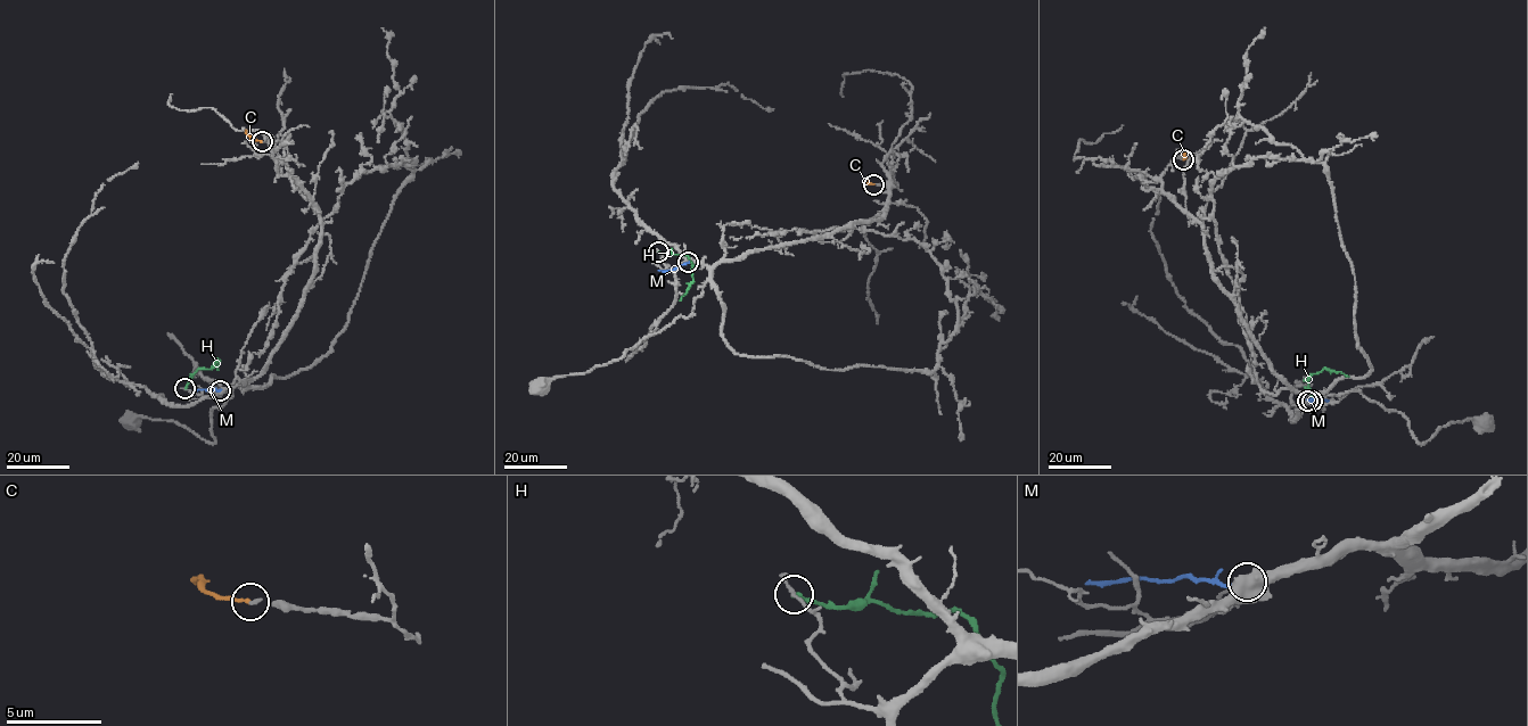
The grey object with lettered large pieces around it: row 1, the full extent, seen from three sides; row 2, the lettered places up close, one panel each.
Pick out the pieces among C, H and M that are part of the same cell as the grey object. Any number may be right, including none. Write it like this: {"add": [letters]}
{"add": ["C"]}

